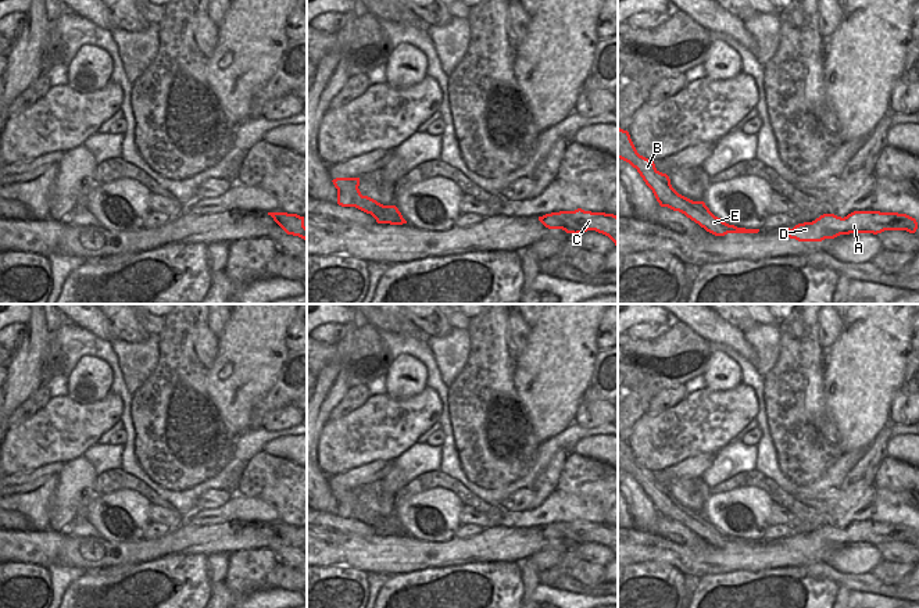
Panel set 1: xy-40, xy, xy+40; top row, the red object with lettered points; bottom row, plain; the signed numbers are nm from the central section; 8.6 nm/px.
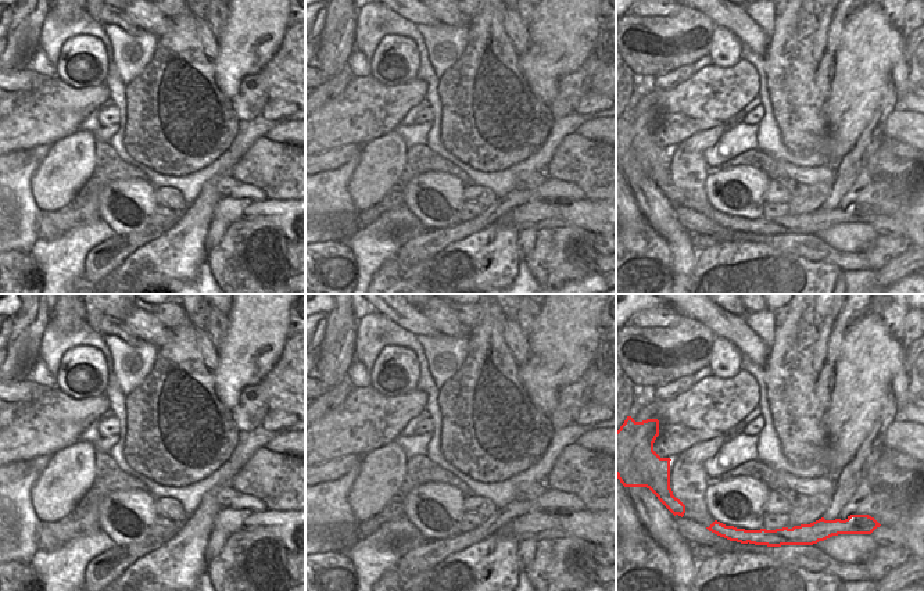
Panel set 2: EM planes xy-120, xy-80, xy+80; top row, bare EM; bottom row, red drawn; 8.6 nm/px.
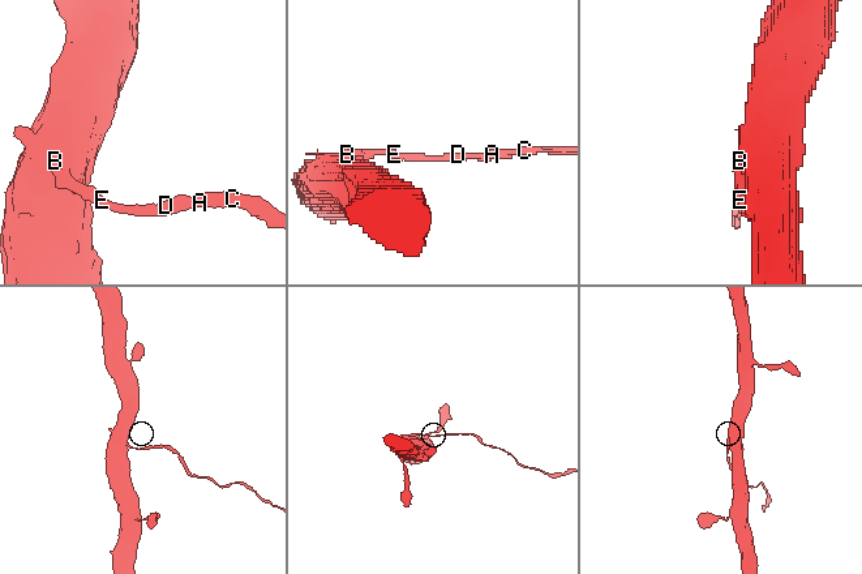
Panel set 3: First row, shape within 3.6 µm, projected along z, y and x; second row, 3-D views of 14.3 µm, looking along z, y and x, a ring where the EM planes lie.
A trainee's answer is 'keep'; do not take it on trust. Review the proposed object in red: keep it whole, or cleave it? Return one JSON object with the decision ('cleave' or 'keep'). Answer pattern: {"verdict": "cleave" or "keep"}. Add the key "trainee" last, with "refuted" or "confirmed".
{"verdict": "cleave", "trainee": "refuted"}

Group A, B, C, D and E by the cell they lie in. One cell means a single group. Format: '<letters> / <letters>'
A C D E / B

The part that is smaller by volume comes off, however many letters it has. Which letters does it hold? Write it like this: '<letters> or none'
A, C, D, E.

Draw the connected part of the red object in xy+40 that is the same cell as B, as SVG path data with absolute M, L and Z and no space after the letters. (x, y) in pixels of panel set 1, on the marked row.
M618 125L618 158L629 162L637 169L646 185L652 190L657 201L661 207L668 207L673 211L686 214L694 207L704 207L704 201L693 201L679 194L671 185L671 179L666 174L659 172L655 168L654 161L640 155L630 139L627 130L623 130Z

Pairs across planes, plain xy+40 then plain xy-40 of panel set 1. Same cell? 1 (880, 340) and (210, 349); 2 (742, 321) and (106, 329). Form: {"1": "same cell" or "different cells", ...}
{"1": "different cells", "2": "different cells"}

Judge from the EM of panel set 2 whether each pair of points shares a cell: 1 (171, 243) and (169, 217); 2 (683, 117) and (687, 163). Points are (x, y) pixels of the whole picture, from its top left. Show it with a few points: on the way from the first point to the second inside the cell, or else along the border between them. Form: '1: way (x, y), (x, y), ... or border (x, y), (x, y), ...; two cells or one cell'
1: border (181, 214), (161, 233); two cells
2: border (679, 144), (672, 149); two cells

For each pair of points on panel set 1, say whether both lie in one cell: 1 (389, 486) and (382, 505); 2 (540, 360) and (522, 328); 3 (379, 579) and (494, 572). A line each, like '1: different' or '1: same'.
1: different
2: different
3: different

